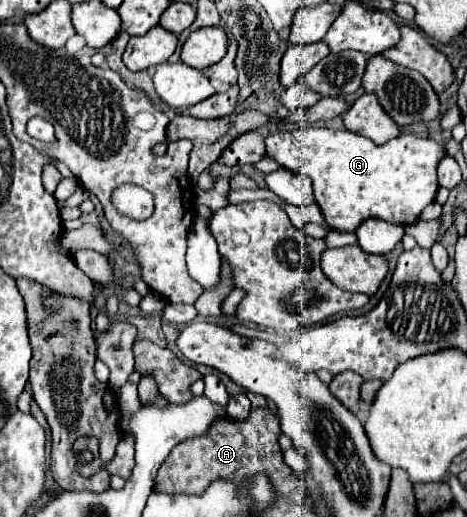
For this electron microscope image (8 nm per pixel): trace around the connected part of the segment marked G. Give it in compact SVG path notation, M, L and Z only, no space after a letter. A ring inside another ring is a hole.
M303 127L293 131L277 131L265 137L267 155L275 157L285 169L311 177L317 205L321 207L327 225L335 231L355 231L363 219L377 217L393 225L411 225L417 221L419 213L435 199L437 193L437 165L445 155L445 149L433 139L415 137L411 133L401 133L399 137L387 141L385 145L375 145L371 139L355 135L347 129L327 129L327 127Z

